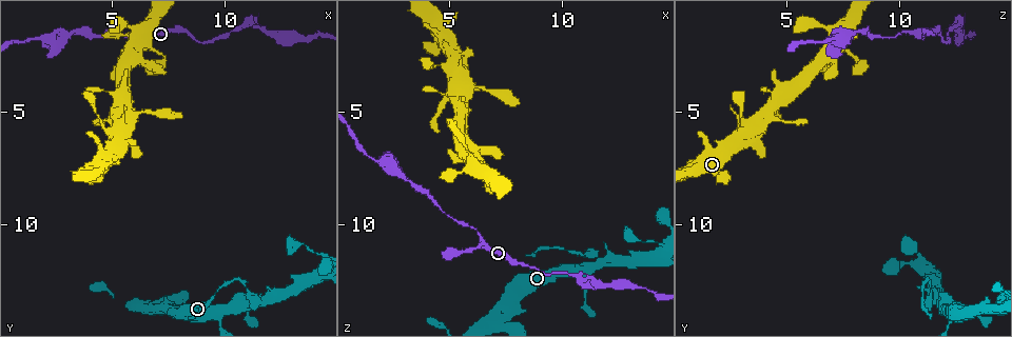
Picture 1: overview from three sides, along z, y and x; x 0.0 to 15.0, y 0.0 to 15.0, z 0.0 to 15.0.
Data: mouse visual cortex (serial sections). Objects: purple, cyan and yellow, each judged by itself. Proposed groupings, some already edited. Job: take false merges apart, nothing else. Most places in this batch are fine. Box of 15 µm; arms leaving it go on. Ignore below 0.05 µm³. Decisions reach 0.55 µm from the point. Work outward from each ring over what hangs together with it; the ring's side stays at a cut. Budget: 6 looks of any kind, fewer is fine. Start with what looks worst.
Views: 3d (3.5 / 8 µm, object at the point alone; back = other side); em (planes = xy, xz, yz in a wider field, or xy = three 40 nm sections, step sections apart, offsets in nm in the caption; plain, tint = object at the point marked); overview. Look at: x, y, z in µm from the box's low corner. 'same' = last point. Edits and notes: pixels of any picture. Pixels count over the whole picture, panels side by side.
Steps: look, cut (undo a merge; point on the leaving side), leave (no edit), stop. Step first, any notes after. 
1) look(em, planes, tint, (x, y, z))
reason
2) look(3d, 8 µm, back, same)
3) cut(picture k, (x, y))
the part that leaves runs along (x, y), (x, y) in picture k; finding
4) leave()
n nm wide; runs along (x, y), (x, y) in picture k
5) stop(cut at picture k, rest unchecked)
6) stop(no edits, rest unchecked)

look(3d, 3.5 µm, (10.9, 1.1, 12.6))
abrupt turn

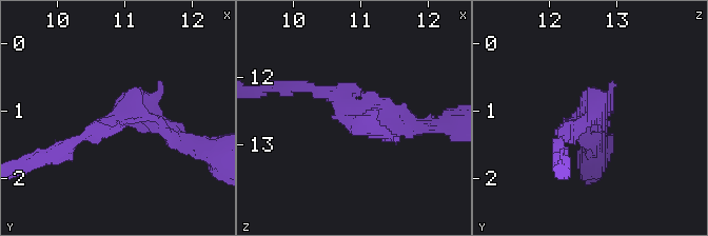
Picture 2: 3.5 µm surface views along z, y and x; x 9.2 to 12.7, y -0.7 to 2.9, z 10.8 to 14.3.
look(em, xy, step 3, tint, (10.90, 1.05, 12.70))

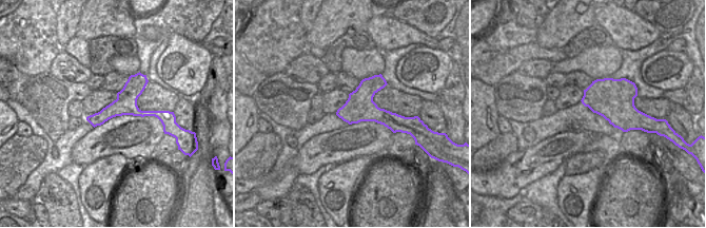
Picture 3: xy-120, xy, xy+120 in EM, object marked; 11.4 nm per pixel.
leave()
runs along (160, 116), (112, 110), (90, 118) in picture 3; all the same cell

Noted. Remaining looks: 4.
look(3d, 3.5 µm, (11.6, 13.4, 11.7))
abrupt turn

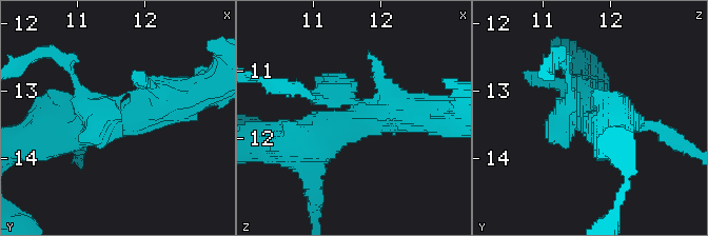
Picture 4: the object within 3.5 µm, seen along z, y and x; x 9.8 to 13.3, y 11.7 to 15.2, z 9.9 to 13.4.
look(em, xy, step 2, tint, (11.65, 13.45, 11.70))
3 arms; arms of 350, 500, 600 nm; need the tissue

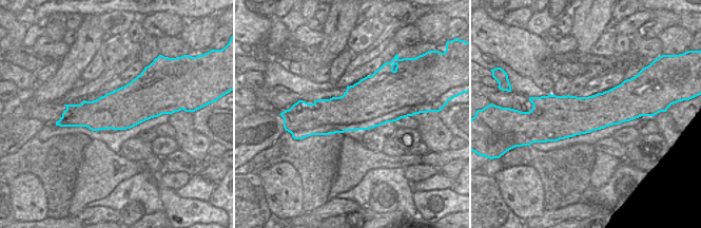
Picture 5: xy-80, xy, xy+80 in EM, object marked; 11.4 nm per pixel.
look(em, xy, step 1, tint, same)
another direction

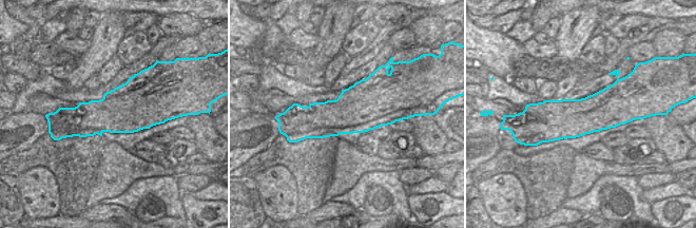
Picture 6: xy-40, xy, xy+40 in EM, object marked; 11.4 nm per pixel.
leave()
runs along (298, 144), (359, 118), (421, 112) in picture 4; all the same cell

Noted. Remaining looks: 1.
stop(no edits, rest unchecked)

